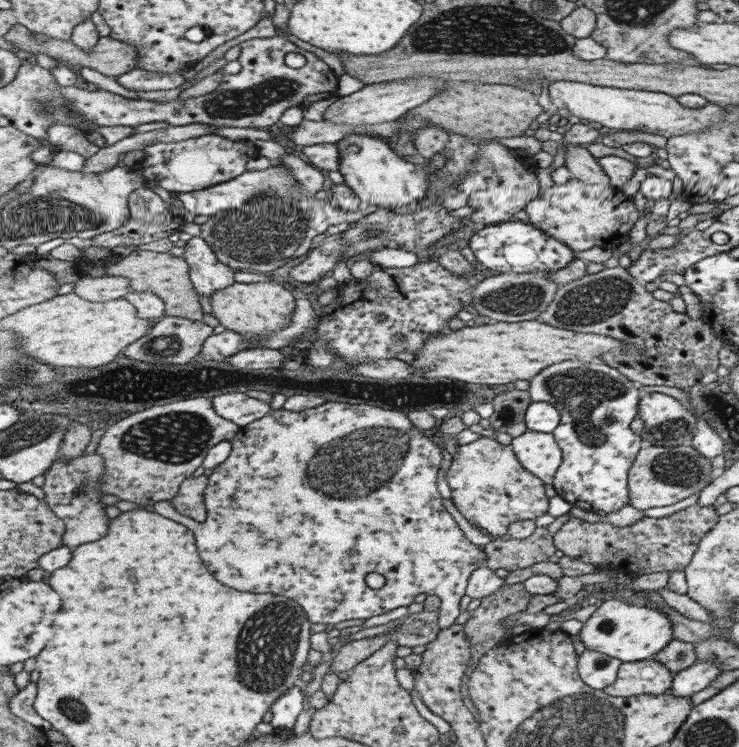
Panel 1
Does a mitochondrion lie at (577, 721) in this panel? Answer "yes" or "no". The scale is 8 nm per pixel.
yes

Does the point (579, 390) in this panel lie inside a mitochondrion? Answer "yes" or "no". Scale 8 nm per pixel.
yes

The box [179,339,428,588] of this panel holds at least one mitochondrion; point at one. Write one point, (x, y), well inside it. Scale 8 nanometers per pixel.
(355, 471)

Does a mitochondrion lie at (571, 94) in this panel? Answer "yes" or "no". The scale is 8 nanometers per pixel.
no

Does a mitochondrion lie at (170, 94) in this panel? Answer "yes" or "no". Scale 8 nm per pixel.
no

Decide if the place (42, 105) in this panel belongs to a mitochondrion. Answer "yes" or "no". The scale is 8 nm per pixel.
yes

